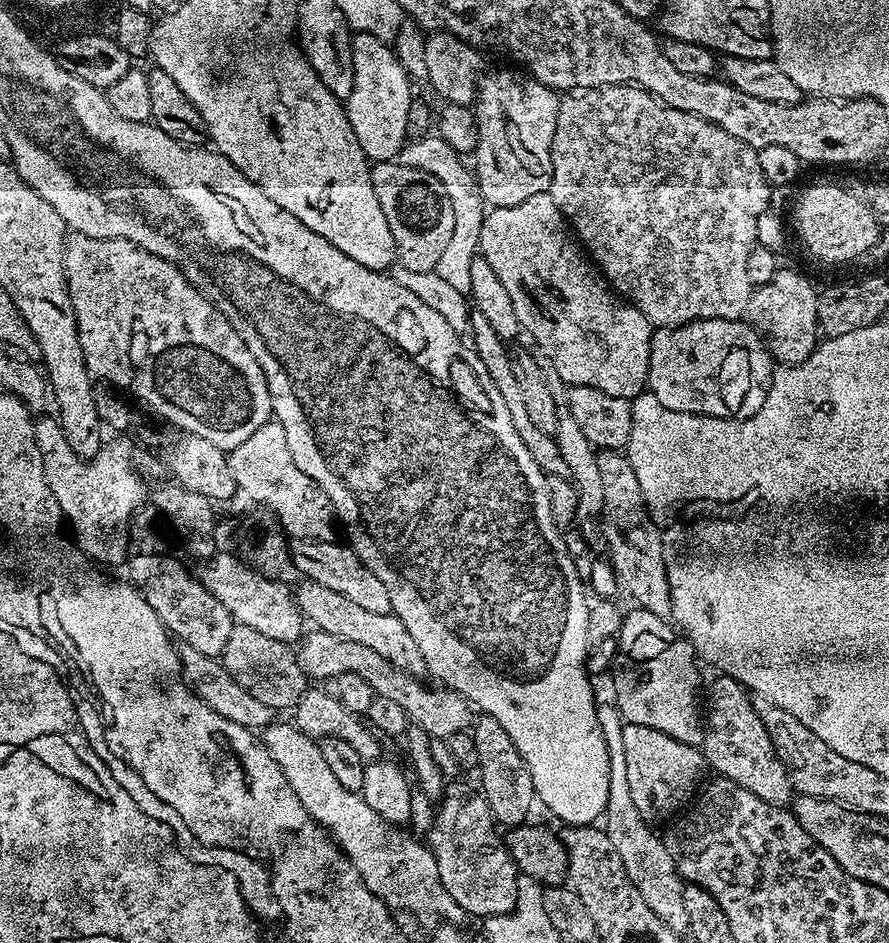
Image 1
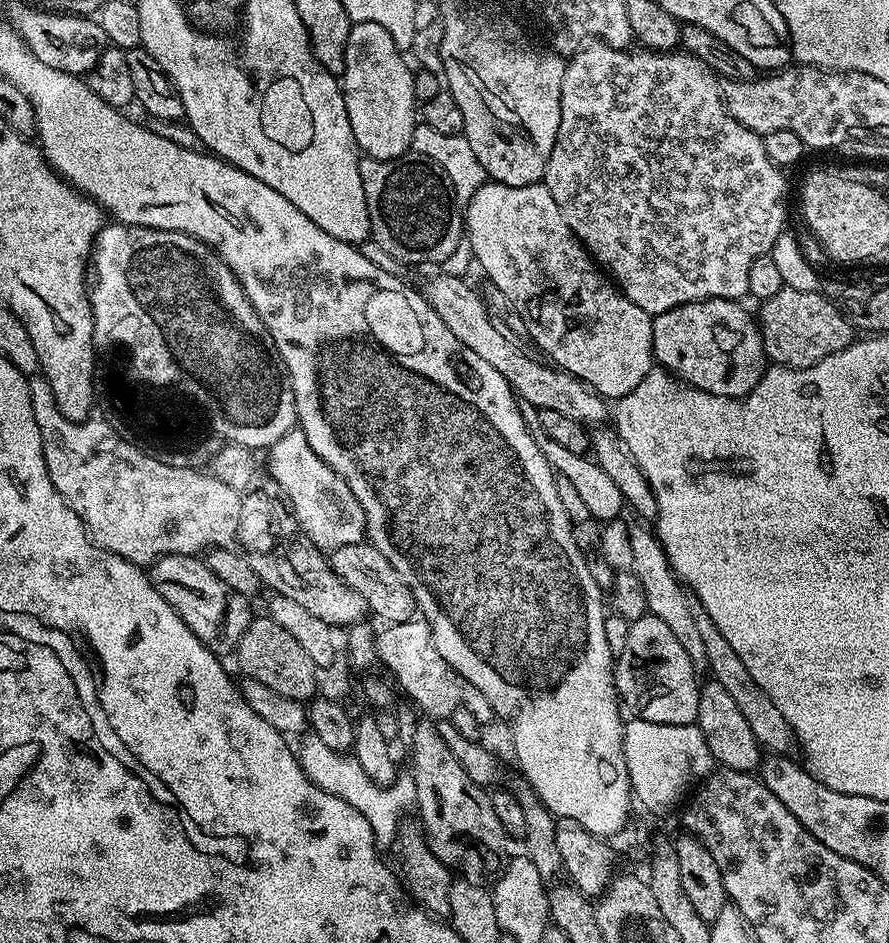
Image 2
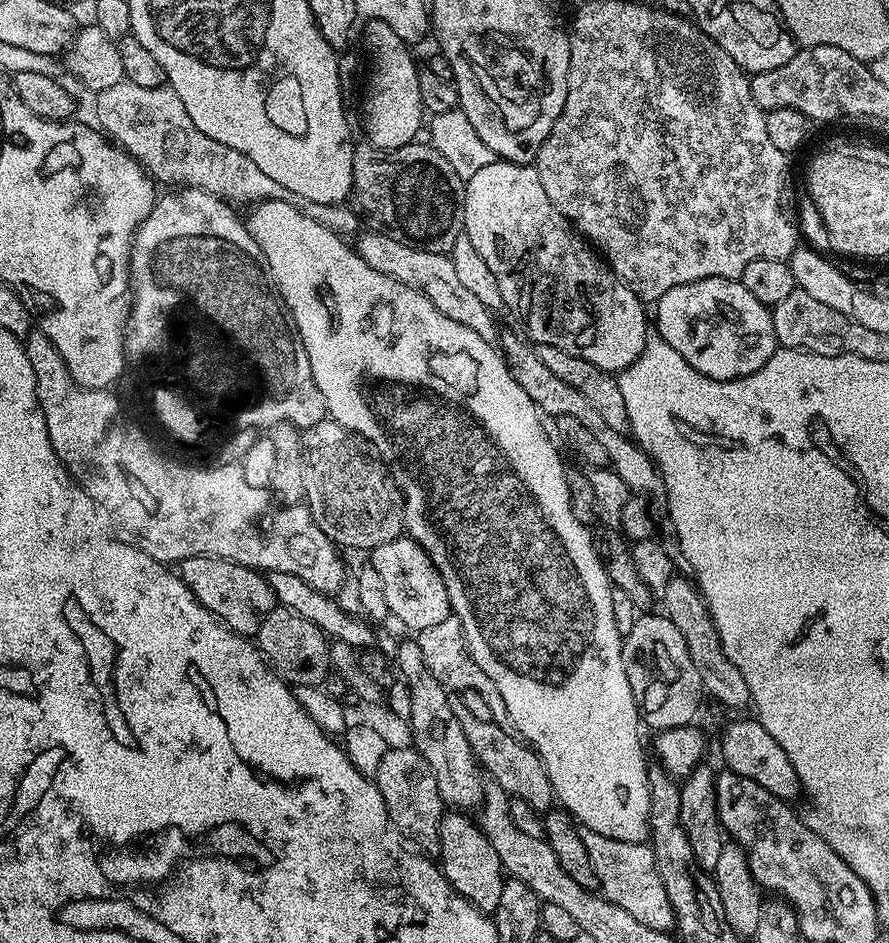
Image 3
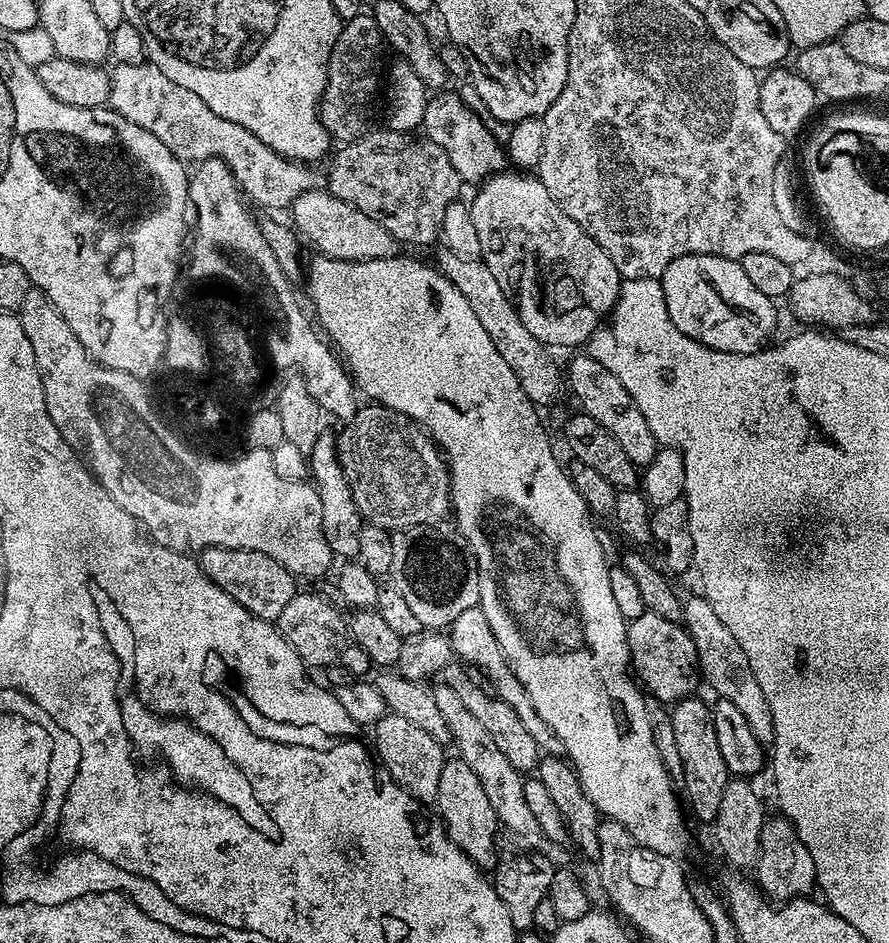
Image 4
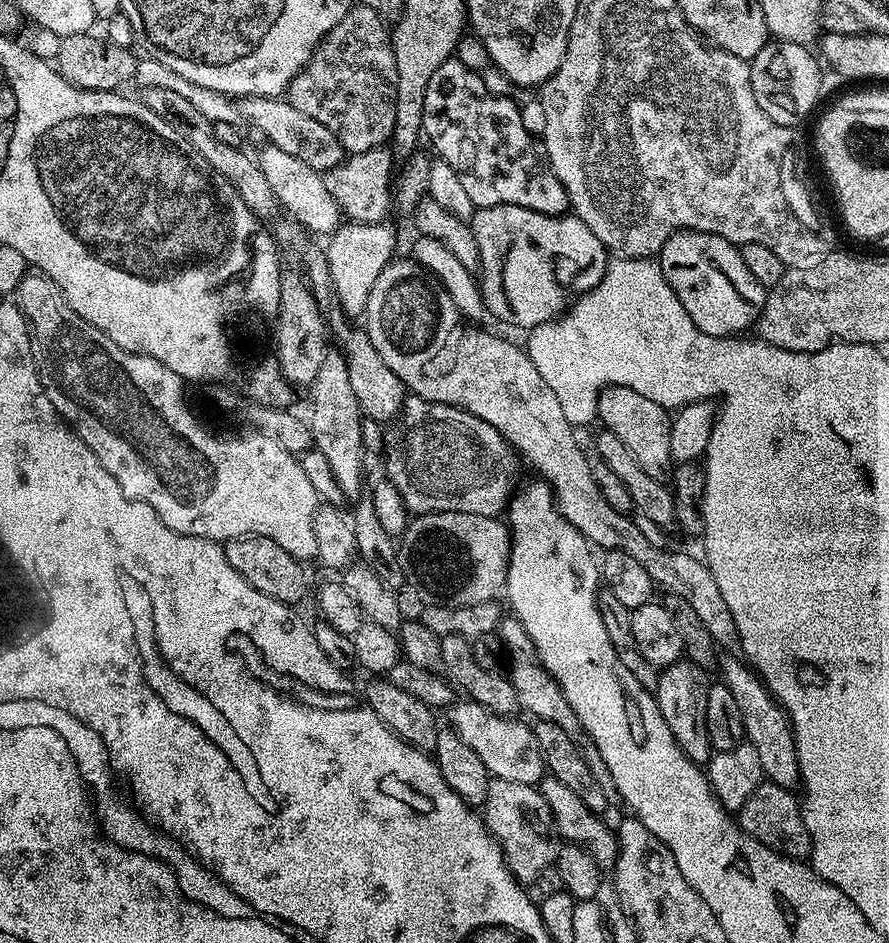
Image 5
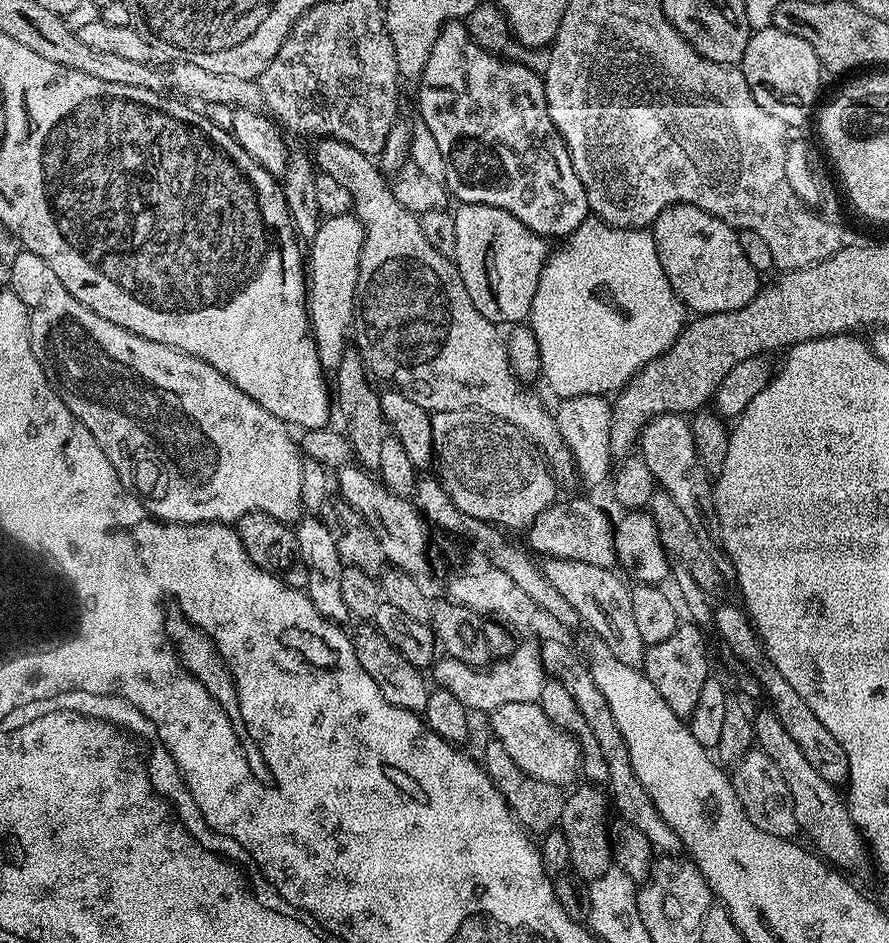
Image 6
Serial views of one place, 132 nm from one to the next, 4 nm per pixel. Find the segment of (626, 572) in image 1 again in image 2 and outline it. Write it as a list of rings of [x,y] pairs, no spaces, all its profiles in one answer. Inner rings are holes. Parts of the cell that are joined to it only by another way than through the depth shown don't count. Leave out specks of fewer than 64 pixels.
[[[633,523],[628,529],[630,534],[630,550],[632,551],[631,571],[638,578],[642,590],[646,594],[648,612],[657,616],[678,638],[682,650],[690,658],[690,662],[697,670],[707,669],[708,659],[706,658],[706,646],[702,646],[702,637],[698,634],[698,622],[694,622],[694,614],[690,614],[689,593],[685,585],[681,583],[675,572],[672,570],[672,562],[668,559],[660,537],[656,535],[651,527],[643,528],[643,523]],[[685,592],[685,593],[684,593]]]

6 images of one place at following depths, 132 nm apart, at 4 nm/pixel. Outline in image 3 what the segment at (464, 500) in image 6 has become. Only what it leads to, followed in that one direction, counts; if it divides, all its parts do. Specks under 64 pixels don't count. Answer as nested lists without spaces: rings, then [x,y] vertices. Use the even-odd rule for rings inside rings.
[[[331,418],[303,429],[304,500],[312,521],[333,544],[371,550],[401,535],[402,508],[393,485],[388,485],[385,465],[367,460],[351,439],[348,429]]]

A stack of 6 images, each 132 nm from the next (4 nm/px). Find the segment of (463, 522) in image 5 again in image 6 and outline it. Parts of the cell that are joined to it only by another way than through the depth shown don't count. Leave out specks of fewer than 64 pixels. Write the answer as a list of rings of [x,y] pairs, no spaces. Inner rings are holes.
[[[563,500],[549,506],[528,525],[527,547],[533,553],[542,552],[542,556],[546,558],[590,562],[590,566],[612,568],[616,564],[616,533],[613,521],[608,521],[607,514],[588,500]]]

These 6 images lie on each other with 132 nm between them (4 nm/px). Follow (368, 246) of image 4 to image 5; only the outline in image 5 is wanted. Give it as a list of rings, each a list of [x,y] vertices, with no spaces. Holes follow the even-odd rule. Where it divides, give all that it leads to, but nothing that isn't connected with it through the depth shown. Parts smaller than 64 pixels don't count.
[[[265,143],[258,155],[258,163],[262,174],[266,174],[266,182],[270,182],[270,190],[274,190],[276,203],[284,208],[289,217],[309,233],[324,232],[331,234],[341,227],[342,213],[338,202],[330,198],[330,190],[326,190],[326,182],[321,173],[315,172],[306,162],[294,158],[294,154],[286,154],[286,150],[278,150],[278,146]]]

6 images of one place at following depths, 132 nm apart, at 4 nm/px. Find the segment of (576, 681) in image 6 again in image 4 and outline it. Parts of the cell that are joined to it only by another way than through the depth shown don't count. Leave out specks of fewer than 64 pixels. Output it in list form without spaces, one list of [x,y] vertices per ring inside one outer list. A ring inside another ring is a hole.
[[[478,606],[470,610],[462,610],[462,614],[458,614],[458,618],[450,626],[450,639],[453,653],[465,665],[471,666],[473,669],[481,668],[488,675],[487,683],[490,688],[490,683],[492,683],[493,688],[491,691],[499,700],[506,702],[510,706],[510,710],[514,710],[514,714],[518,714],[522,726],[526,726],[526,734],[530,734],[530,738],[534,738],[541,753],[555,753],[558,748],[556,733],[550,730],[550,726],[546,726],[546,722],[542,722],[542,718],[538,716],[538,710],[534,710],[534,706],[530,702],[530,694],[526,692],[522,682],[518,680],[514,670],[506,662],[506,654],[502,654],[502,646],[498,646],[498,642],[494,638],[494,630],[490,630],[490,622],[486,622],[486,614],[482,614],[482,610]]]

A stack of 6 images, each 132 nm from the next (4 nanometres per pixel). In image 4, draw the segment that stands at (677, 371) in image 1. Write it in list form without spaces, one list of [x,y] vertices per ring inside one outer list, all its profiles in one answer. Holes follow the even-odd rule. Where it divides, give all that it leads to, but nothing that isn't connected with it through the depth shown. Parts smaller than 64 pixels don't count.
[[[686,254],[682,258],[674,258],[658,279],[666,298],[666,310],[670,310],[670,320],[678,330],[682,330],[682,334],[686,334],[686,338],[694,338],[694,342],[707,348],[739,356],[759,352],[773,339],[777,305],[750,283],[750,277],[742,271],[739,260],[714,254]]]

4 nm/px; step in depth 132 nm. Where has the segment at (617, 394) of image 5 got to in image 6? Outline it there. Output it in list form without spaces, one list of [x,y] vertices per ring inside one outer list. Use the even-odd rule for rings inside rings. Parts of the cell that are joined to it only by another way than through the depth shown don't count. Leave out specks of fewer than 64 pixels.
[[[668,413],[649,420],[640,432],[638,452],[650,467],[659,487],[669,493],[703,539],[719,537],[715,485],[707,468],[698,458],[691,423],[681,413]]]

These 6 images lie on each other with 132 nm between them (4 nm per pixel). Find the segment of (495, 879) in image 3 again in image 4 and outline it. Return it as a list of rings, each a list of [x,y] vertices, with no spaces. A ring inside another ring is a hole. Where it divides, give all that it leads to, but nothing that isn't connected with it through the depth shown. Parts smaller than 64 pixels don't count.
[[[459,758],[445,759],[442,766],[442,778],[438,778],[438,794],[434,801],[437,808],[438,819],[448,831],[451,838],[468,857],[473,860],[481,870],[492,870],[496,867],[496,832],[498,833],[498,821],[494,814],[494,805],[478,782],[478,774],[470,770],[466,761]]]

